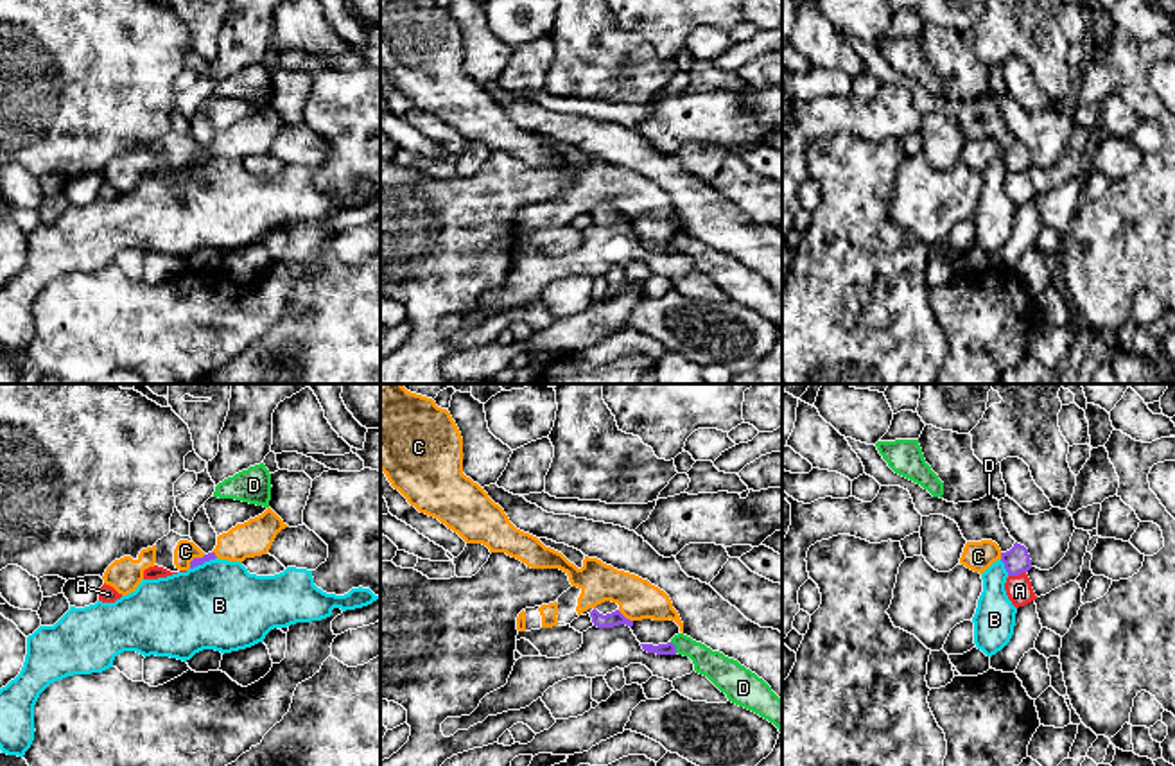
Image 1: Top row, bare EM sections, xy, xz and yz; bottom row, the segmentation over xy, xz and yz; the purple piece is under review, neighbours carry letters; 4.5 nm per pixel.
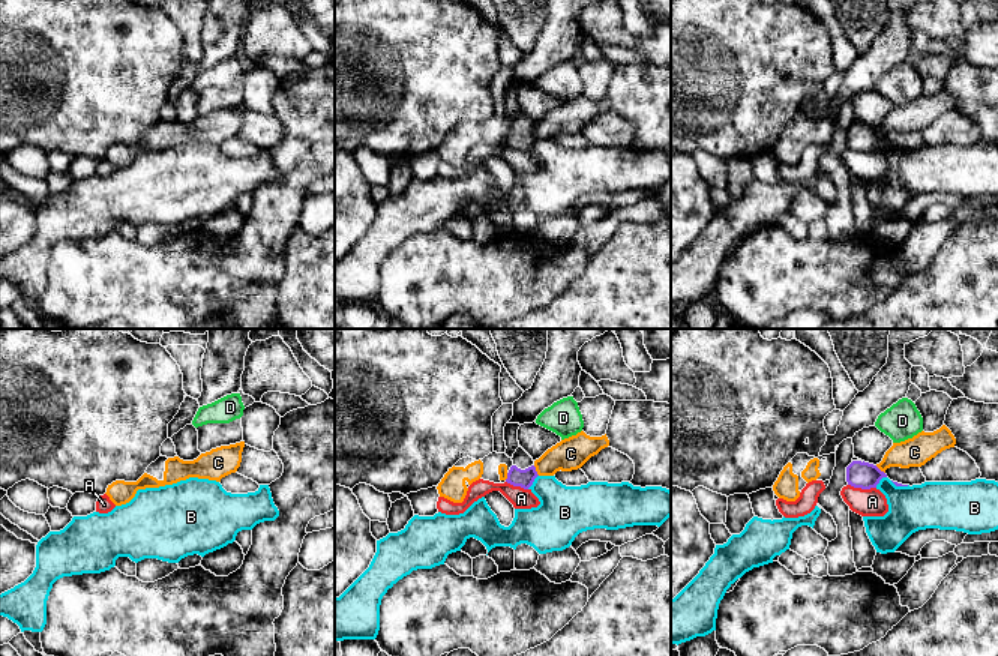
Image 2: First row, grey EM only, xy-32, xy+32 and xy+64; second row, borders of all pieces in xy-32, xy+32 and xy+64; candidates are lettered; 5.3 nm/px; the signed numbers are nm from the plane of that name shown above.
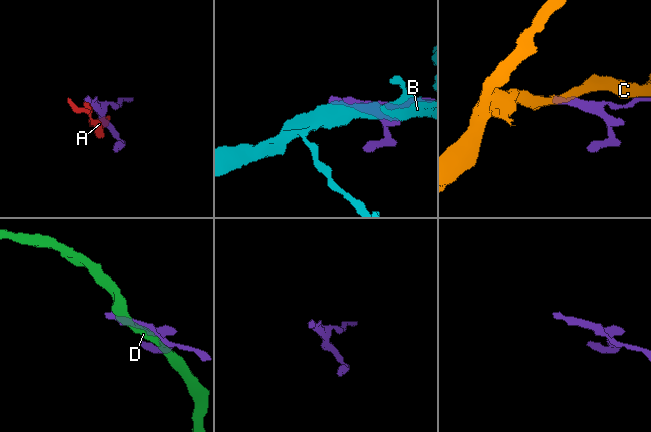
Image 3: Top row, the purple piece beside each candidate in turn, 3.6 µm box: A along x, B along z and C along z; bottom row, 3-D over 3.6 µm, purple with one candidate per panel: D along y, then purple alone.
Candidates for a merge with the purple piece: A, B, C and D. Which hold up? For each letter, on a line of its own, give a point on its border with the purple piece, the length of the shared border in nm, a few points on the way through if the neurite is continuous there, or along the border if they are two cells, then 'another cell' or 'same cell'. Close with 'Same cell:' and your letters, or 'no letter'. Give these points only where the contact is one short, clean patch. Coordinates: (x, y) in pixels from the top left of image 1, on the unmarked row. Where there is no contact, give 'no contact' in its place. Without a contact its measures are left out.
A: meets purple in yz at (1016, 173); contact 80 nm long; another cell
B: meets purple in xy at (203, 160); contact 130 nm long; another cell
C: meets purple in xy at (194, 156); contact 100 nm long; another cell
D: meets purple in xz at (675, 244); contact 60 nm long; another cell
Same cell: no letter

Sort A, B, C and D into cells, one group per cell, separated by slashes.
A / B / C / D

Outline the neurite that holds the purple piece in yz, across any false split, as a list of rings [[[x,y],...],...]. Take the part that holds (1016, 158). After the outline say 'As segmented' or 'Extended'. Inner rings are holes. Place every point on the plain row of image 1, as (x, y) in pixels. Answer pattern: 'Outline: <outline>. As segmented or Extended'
Outline: [[[845,36],[865,65],[865,72],[881,84],[901,84],[910,90],[915,108],[922,115],[944,113],[954,118],[967,140],[992,138],[1001,147],[1001,160],[1008,174],[1019,174],[1031,167],[1028,147],[1017,142],[1003,122],[999,99],[983,95],[972,100],[947,100],[933,95],[920,83],[895,72],[883,57],[875,43]]]. Extended

